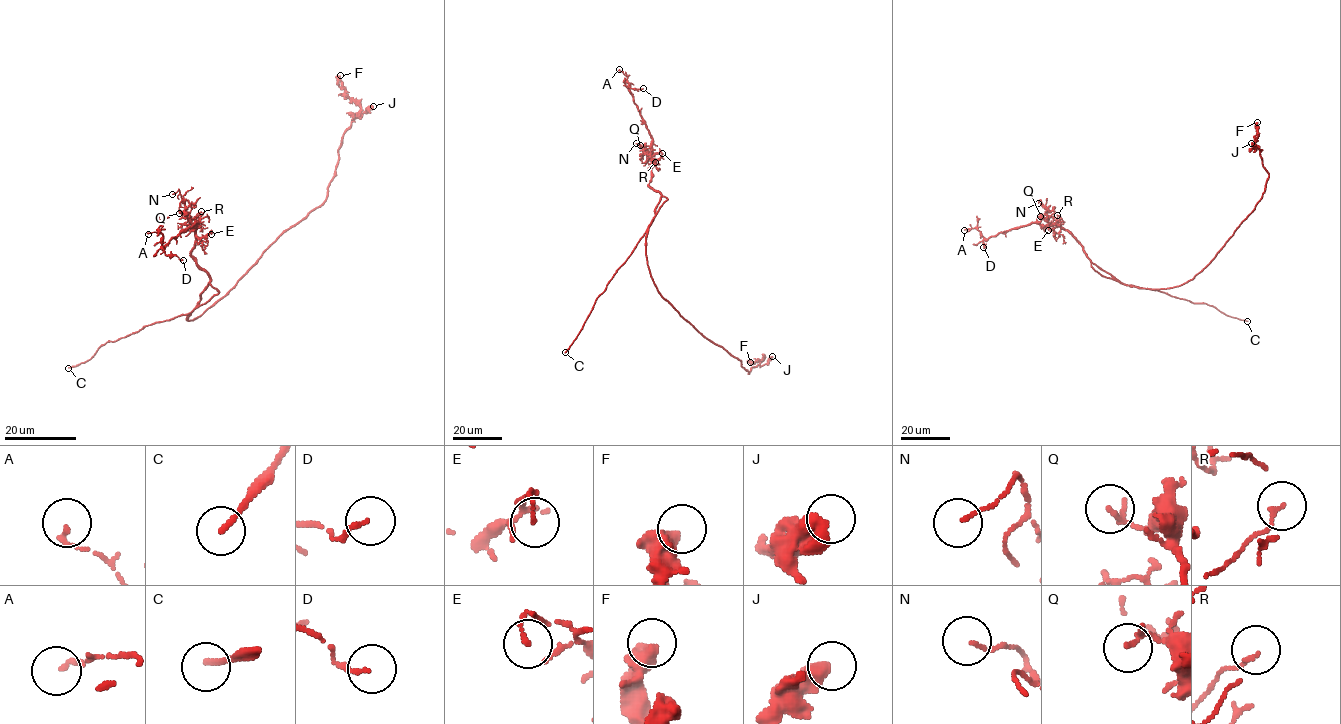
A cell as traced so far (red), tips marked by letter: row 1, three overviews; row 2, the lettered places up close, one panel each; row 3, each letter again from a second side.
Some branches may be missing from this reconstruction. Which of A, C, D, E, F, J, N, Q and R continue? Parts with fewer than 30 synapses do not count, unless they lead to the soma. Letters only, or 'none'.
C

